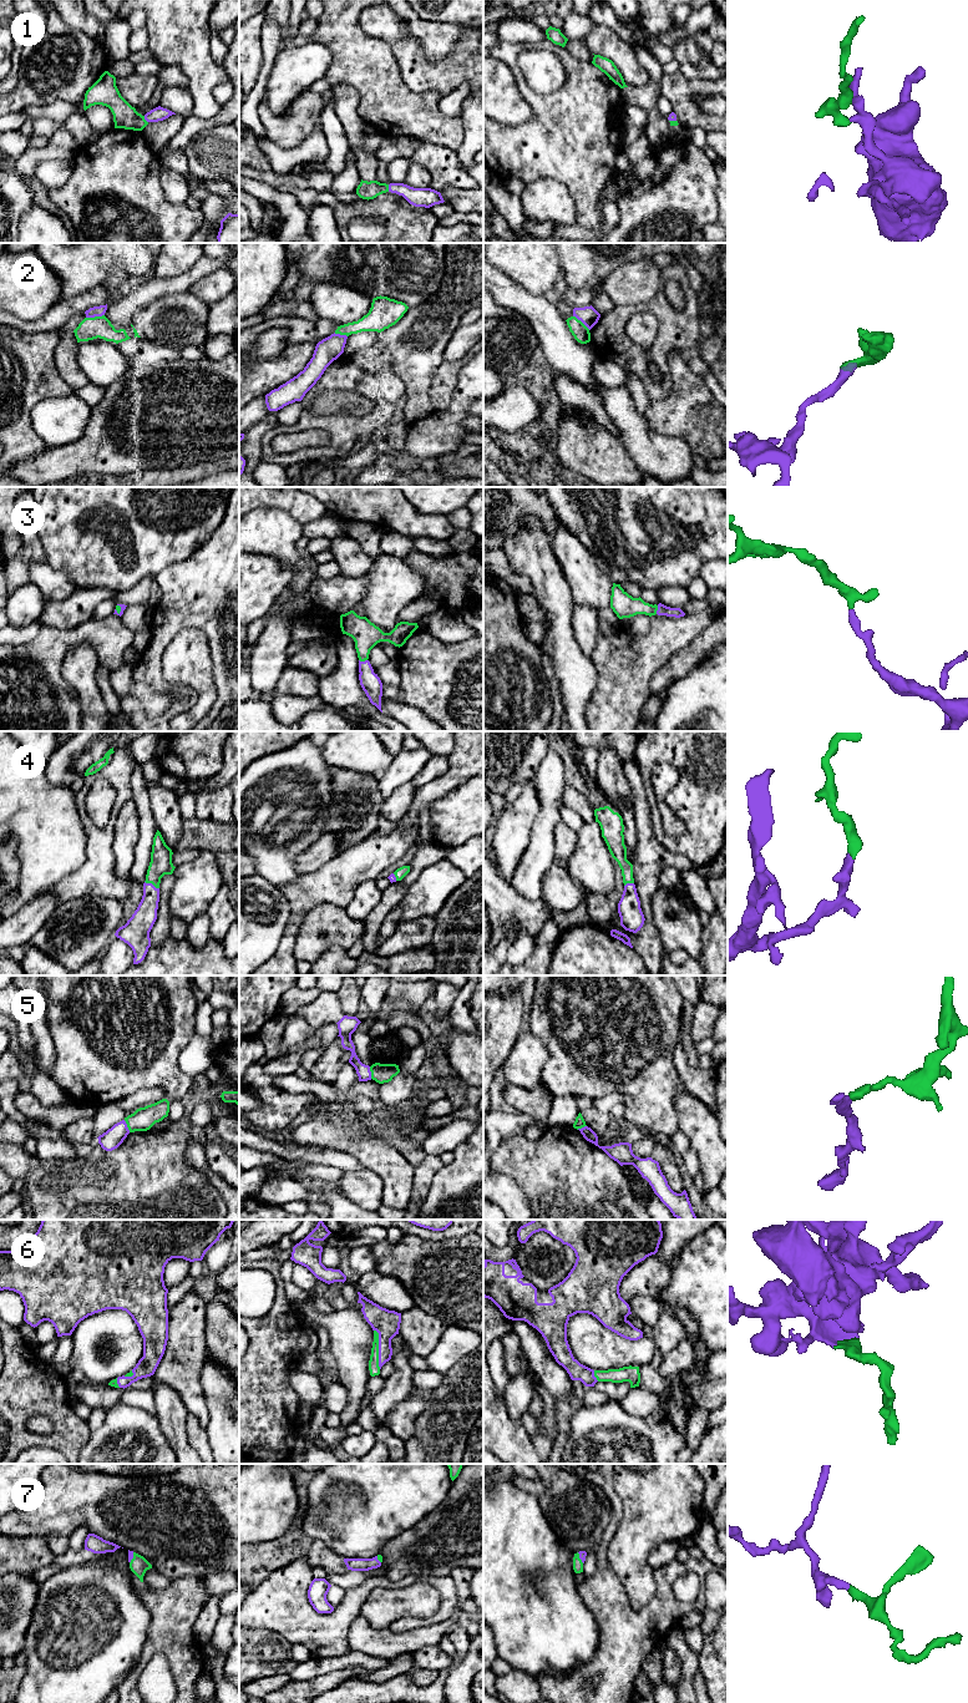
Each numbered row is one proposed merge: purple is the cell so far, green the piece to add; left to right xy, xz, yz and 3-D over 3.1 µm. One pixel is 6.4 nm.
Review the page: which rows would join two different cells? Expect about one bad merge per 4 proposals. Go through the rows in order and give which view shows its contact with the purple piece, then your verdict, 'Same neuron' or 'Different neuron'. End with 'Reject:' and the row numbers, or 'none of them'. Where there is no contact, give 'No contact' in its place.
1: Touches purple in xz. Same neuron
2: Touches purple in xy. Different neuron
3: Touches purple in xz. Same neuron
4: Touches purple in xy. Same neuron
5: Touches purple in xy. Different neuron
6: Touches purple in xz. Same neuron
7: Touches purple in yz. Same neuron
Reject: 2, 5

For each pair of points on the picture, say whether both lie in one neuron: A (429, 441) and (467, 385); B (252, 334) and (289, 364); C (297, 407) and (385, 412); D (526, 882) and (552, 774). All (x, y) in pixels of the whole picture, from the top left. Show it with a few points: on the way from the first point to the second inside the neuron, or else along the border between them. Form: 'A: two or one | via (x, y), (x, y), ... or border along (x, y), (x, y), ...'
A: one | via (442, 427), (459, 410), (460, 403), (464, 399)
B: two | border along (314, 343), (295, 343), (285, 348)
C: two | border along (302, 401), (300, 416), (293, 424), (280, 425)
D: one | via (540, 855), (543, 827), (550, 815), (551, 801)

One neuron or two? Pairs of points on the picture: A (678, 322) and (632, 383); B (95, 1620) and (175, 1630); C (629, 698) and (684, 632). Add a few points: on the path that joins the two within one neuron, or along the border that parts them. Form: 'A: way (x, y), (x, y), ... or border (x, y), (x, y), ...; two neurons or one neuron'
A: border (626, 371), (629, 371), (642, 383), (650, 400); two neurons
B: border (141, 1597), (151, 1617), (147, 1640), (141, 1655); two neurons
C: way (629, 679), (665, 643); one neuron

